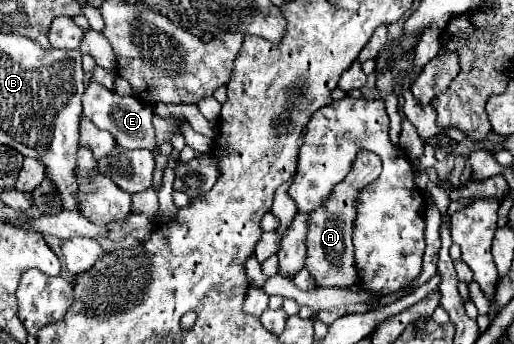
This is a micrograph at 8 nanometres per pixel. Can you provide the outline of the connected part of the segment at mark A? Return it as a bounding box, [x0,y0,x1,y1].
[305,153,381,289]

